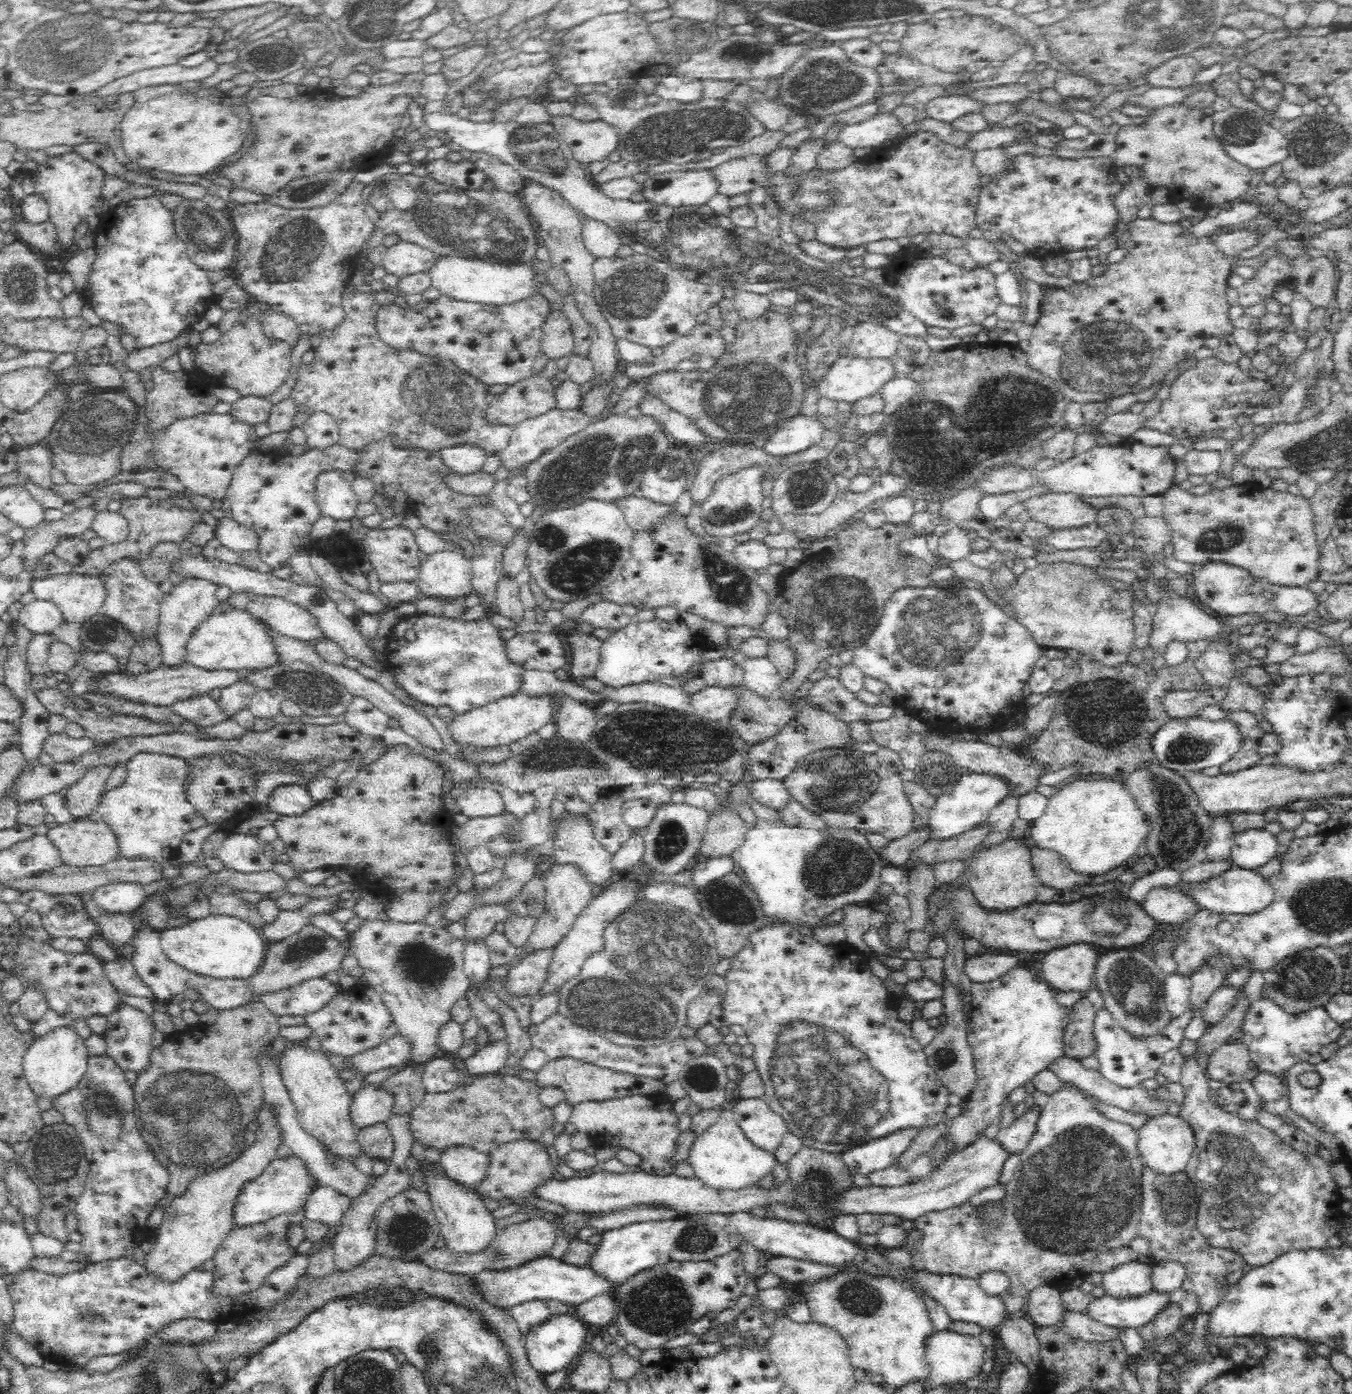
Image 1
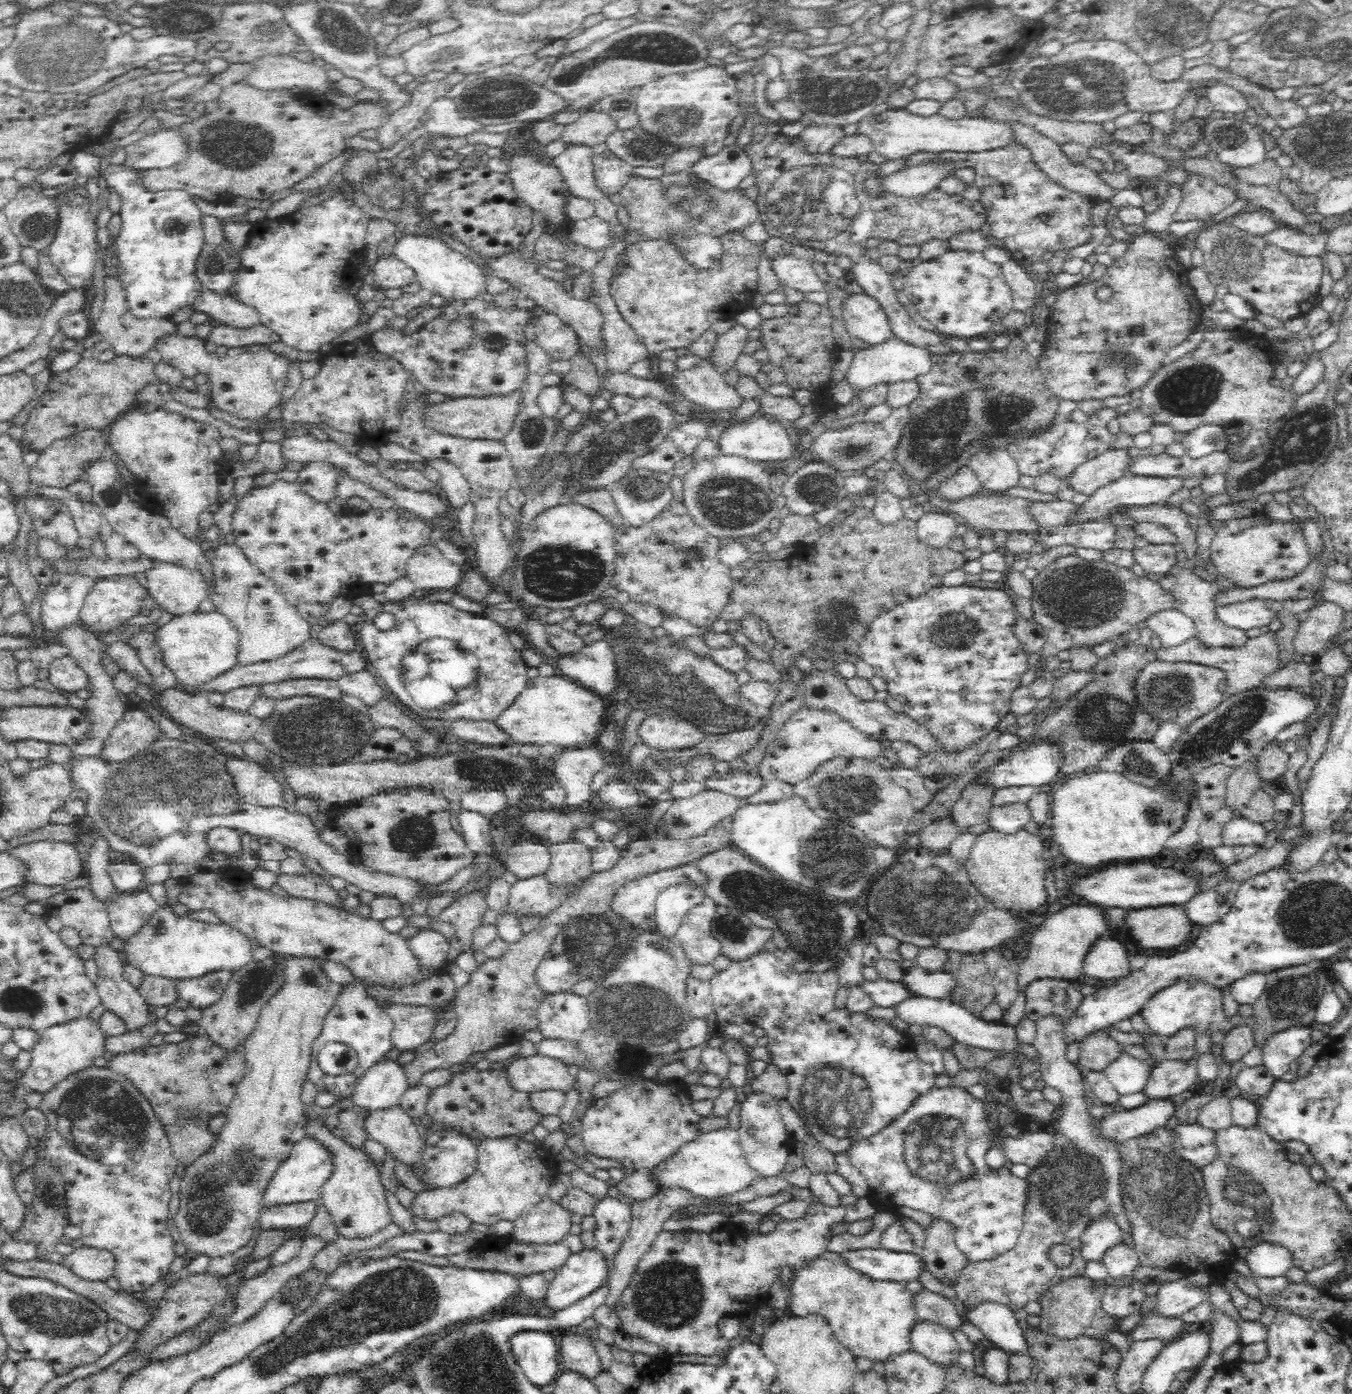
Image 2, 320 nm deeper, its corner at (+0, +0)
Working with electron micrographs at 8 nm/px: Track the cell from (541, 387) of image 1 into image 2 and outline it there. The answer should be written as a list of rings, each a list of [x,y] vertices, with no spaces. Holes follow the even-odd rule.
[[[521,388],[510,394],[484,397],[457,397],[450,401],[434,404],[427,412],[432,428],[459,438],[503,440],[514,427],[514,421],[525,407],[524,391]]]

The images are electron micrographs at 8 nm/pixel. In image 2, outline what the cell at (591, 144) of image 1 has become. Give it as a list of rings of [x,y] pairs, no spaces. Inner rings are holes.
[[[600,110],[584,111],[582,116],[565,125],[560,138],[569,146],[593,146],[604,144],[608,136],[616,132],[618,120]]]

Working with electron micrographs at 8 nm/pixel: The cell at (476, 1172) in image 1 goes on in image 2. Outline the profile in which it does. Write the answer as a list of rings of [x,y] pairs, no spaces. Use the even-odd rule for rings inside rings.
[[[433,1131],[425,1138],[425,1170],[426,1181],[431,1180],[436,1188],[451,1188],[460,1182],[465,1182],[478,1164],[477,1143],[470,1137],[454,1131]]]

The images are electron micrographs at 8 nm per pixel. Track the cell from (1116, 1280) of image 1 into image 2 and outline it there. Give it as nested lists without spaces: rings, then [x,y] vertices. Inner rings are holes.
[[[1122,1243],[1111,1248],[1104,1254],[1102,1261],[1107,1268],[1107,1275],[1118,1284],[1135,1282],[1135,1272],[1140,1268],[1139,1258],[1128,1245]]]

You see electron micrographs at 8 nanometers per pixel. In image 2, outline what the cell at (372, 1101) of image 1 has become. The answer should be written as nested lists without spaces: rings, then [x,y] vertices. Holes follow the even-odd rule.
[[[380,1060],[357,1080],[349,1098],[360,1111],[385,1111],[398,1107],[407,1089],[403,1065],[396,1060]]]

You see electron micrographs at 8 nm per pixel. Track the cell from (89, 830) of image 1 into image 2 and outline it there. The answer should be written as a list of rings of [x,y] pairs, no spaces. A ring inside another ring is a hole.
[[[38,840],[8,851],[29,866],[29,882],[51,887],[84,875],[82,856],[67,840]]]

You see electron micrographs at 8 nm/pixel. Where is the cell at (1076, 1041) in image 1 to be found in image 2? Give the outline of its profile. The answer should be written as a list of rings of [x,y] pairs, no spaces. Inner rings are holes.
[[[1106,1028],[1096,1030],[1080,1043],[1079,1067],[1085,1070],[1104,1070],[1108,1062],[1119,1056],[1120,1045]]]

